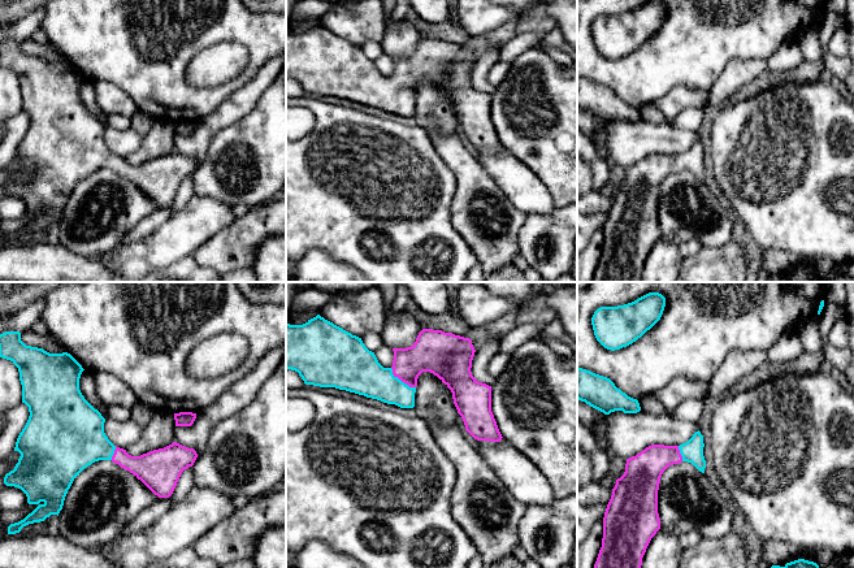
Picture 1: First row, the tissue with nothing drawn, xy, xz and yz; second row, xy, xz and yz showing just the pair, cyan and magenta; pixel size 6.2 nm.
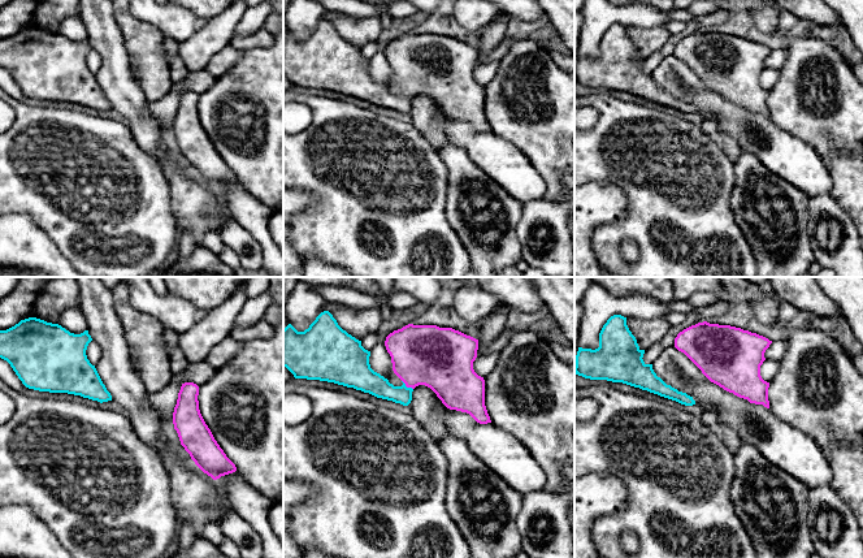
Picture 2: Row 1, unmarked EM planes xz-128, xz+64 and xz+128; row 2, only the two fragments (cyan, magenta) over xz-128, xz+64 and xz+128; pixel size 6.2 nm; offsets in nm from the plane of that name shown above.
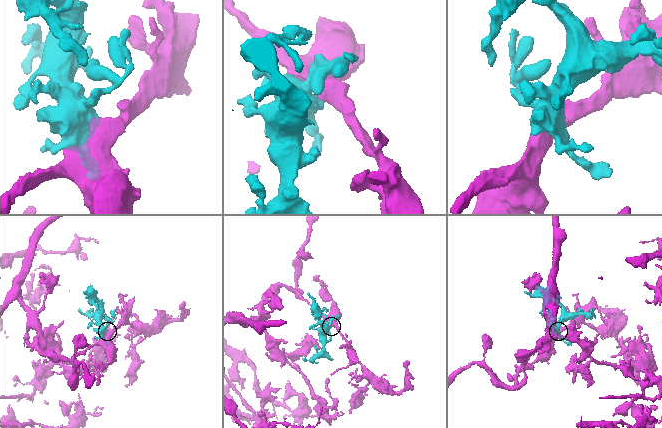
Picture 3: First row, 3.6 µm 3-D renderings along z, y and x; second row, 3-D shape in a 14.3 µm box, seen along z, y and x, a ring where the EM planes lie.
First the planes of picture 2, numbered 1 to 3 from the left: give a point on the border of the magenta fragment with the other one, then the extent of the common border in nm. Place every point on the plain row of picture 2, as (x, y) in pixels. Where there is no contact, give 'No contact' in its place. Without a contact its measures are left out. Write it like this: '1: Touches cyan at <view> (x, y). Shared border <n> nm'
1: No contact
2: Touches cyan at xz+64 (406, 95). Shared border 90 nm
3: No contact

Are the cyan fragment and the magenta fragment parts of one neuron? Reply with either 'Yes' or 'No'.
Yes

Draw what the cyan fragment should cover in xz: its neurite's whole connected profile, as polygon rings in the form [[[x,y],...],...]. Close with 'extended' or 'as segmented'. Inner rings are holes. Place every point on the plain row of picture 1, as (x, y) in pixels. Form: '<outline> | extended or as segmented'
[[[320,23],[303,34],[286,32],[286,78],[298,81],[305,94],[335,96],[377,108],[387,113],[395,113],[400,117],[413,117],[417,87],[422,81],[430,81],[451,99],[454,113],[464,130],[465,139],[474,148],[489,151],[502,149],[503,146],[491,121],[491,95],[478,91],[471,81],[476,58],[469,47],[445,42],[442,39],[422,38],[411,56],[393,57],[393,60],[393,75],[383,77],[378,71],[374,61],[365,56],[361,47],[352,44]]] | extended

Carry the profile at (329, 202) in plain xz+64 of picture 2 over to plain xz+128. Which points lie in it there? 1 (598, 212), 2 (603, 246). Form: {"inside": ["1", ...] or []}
{"inside": ["2"]}

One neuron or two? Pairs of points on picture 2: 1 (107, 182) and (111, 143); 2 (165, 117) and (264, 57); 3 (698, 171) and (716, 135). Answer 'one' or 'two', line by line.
1: one
2: two
3: two

